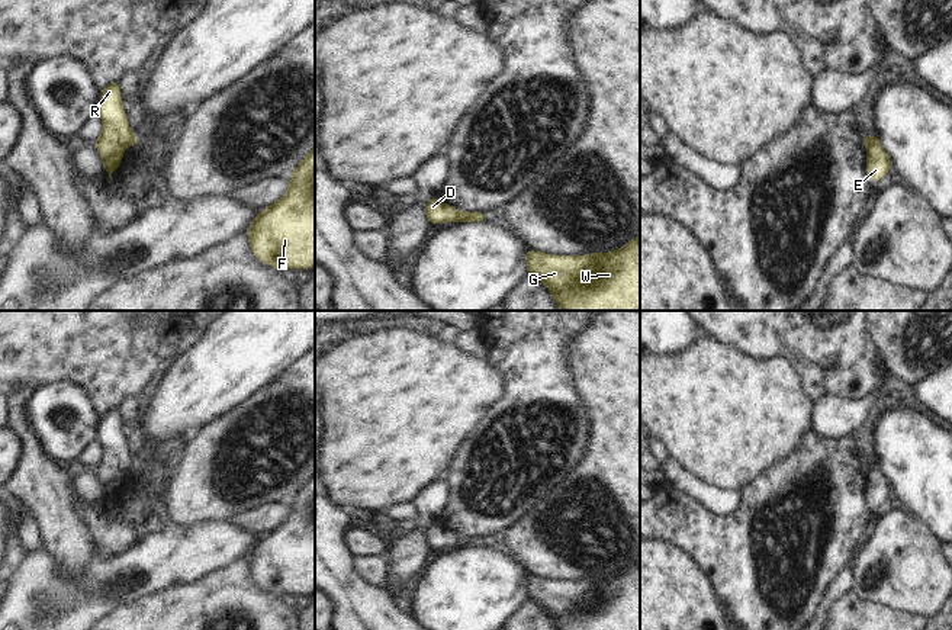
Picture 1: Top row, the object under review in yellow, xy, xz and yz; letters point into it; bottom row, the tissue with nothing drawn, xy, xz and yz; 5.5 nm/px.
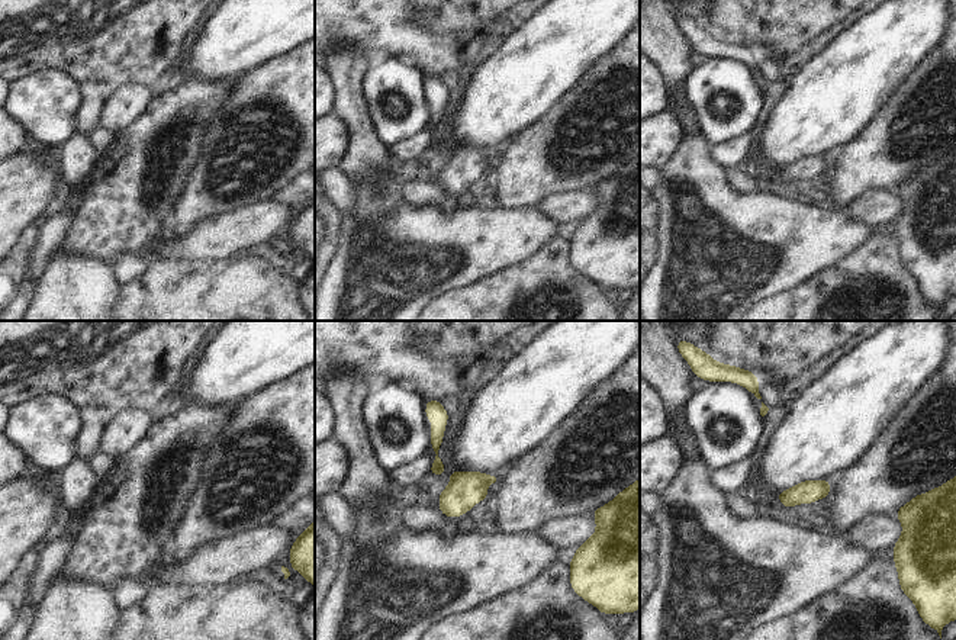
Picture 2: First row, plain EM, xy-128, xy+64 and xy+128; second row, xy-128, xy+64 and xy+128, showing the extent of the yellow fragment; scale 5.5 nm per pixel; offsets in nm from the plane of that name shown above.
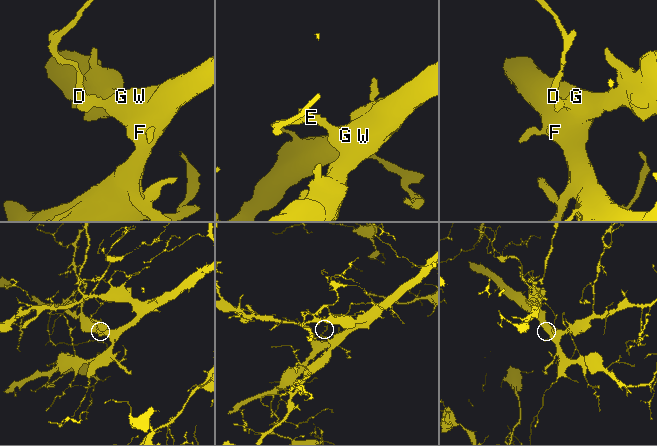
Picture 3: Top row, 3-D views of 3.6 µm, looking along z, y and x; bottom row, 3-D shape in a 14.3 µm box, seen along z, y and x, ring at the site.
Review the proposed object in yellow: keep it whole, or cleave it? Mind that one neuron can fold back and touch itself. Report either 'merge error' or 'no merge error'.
merge error

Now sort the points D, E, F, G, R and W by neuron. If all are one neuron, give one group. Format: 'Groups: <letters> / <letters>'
Groups: D R / E F G W.

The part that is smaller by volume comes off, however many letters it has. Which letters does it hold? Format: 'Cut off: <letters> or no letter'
Cut off: D, R

